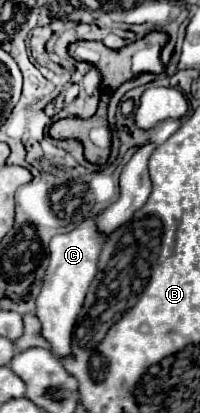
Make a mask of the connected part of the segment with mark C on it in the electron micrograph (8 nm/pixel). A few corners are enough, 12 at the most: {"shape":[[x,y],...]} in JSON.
{"shape":[[96,221],[50,241],[36,317],[52,353],[72,353],[72,329],[96,275]]}

